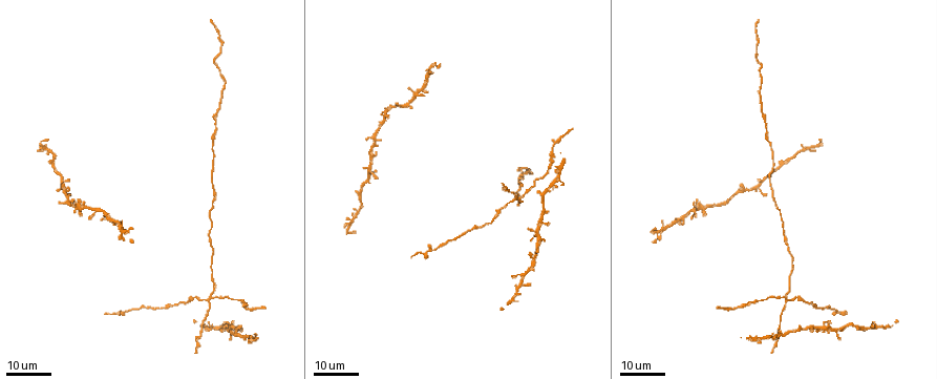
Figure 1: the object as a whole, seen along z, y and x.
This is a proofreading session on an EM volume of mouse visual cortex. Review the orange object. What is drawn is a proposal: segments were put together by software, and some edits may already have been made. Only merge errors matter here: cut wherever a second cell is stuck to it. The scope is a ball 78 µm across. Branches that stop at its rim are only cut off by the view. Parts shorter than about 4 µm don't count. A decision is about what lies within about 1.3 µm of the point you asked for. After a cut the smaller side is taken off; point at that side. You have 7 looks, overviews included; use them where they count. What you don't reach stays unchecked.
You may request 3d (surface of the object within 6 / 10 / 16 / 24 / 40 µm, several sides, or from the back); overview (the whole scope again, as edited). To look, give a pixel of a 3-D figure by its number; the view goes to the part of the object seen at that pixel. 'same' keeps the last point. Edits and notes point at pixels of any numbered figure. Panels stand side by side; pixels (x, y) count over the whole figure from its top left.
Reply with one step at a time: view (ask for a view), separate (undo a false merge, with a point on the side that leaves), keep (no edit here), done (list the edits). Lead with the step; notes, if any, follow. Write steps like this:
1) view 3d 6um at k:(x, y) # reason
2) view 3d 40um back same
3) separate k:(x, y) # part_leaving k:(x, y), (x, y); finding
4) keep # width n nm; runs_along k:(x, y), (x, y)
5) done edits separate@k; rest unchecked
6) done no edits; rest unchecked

view 3d 24um at 1:(211, 298) # four or more arms meet

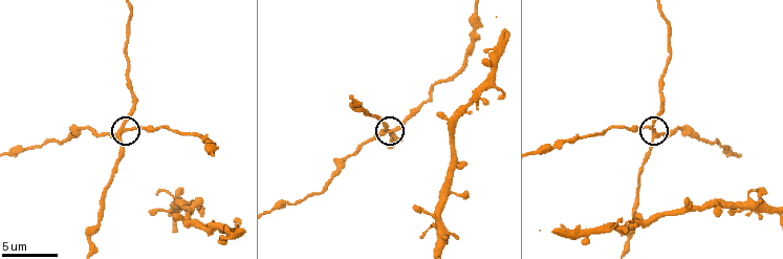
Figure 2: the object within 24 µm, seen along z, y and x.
view 3d 10um at 2:(124, 129)

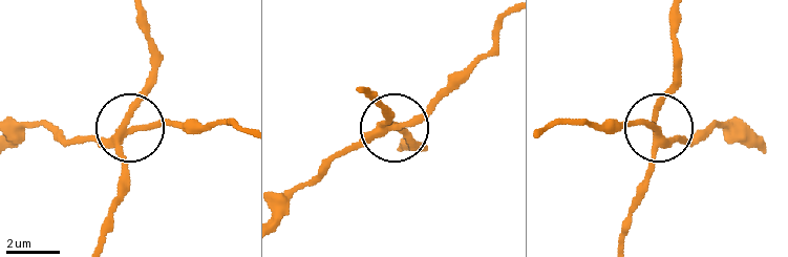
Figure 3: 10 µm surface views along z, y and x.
separate 3:(156, 123) # part_leaving 3:(383, 128), (303, 181), (279, 222); two cells meet here

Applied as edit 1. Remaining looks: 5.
view overview # redraw

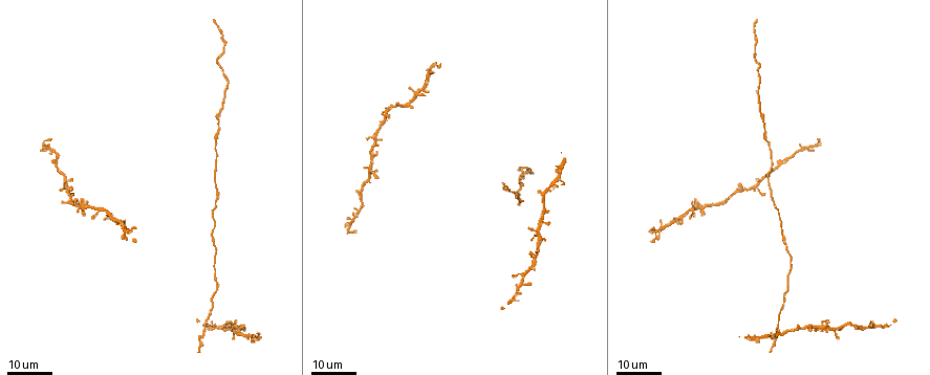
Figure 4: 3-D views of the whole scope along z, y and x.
view 3d 16um at 4:(218, 200)

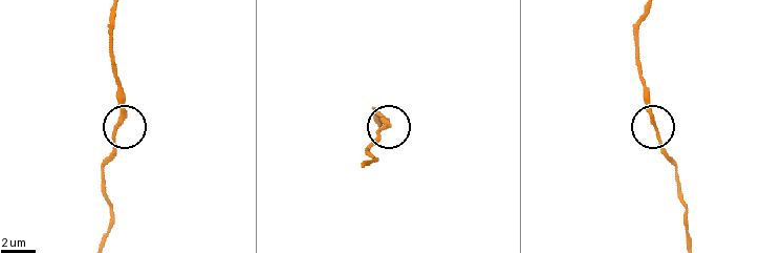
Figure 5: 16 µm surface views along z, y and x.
view 3d 6um at 5:(382, 130) # closer look

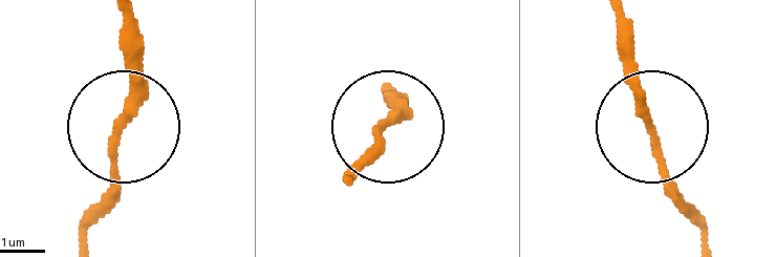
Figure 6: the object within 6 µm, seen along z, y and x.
view 3d 6um back at 6:(119, 127)

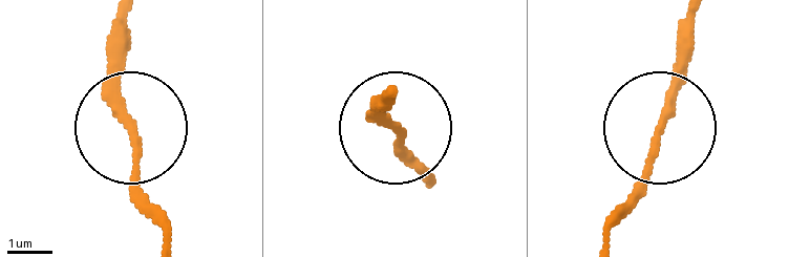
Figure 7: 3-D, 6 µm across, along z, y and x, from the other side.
keep # side_arm 41 um; all the same cell

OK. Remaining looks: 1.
done edits separate@3; rest unchecked

